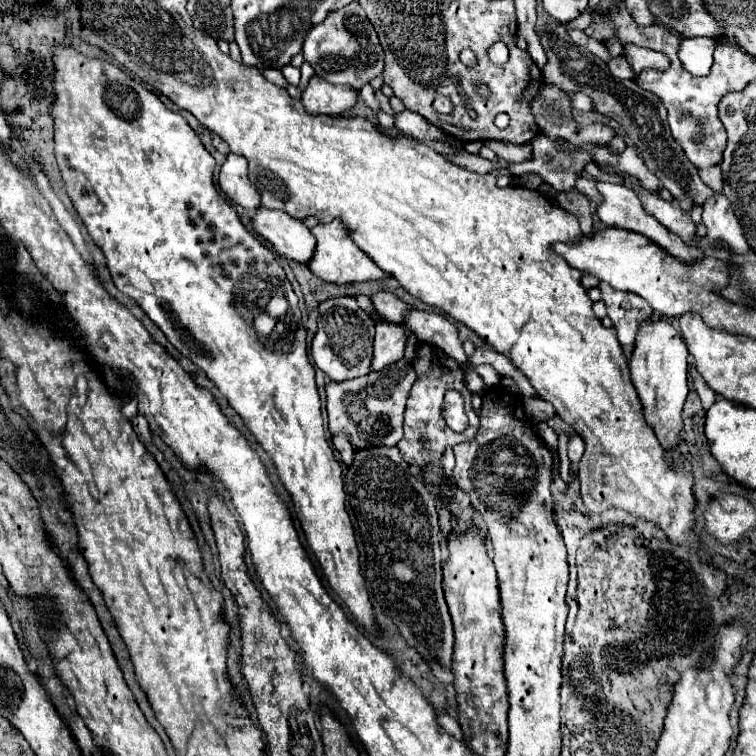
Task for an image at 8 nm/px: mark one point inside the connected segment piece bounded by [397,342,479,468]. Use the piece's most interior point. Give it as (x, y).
(436, 372)

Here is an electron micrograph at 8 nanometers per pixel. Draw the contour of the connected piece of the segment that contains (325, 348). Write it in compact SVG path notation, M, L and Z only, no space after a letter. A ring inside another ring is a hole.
M337 296L321 302L317 326L319 326L317 334L311 342L311 356L315 366L323 370L329 380L341 382L341 380L359 378L369 372L373 358L375 322L365 310L359 308L353 296Z

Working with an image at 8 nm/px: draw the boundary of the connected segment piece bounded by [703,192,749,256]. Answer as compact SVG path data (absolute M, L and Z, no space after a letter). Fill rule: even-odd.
M715 192L711 200L703 206L703 222L707 226L707 242L717 244L719 238L729 244L731 252L745 254L749 250L749 244L743 236L743 228L731 208L731 202L723 192Z

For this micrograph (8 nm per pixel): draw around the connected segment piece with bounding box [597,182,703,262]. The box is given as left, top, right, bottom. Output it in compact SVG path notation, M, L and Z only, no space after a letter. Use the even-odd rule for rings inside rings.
M597 182L597 190L601 194L601 202L597 206L597 216L599 220L605 224L605 226L613 226L613 228L623 228L623 230L633 230L633 232L639 232L639 234L645 234L647 238L651 238L653 242L657 242L661 248L665 248L669 254L677 256L679 260L683 262L693 262L693 260L699 260L703 258L703 252L699 248L693 248L693 246L687 246L677 234L673 234L671 230L667 230L655 216L647 214L639 196L625 188L623 184L611 184L611 182Z

